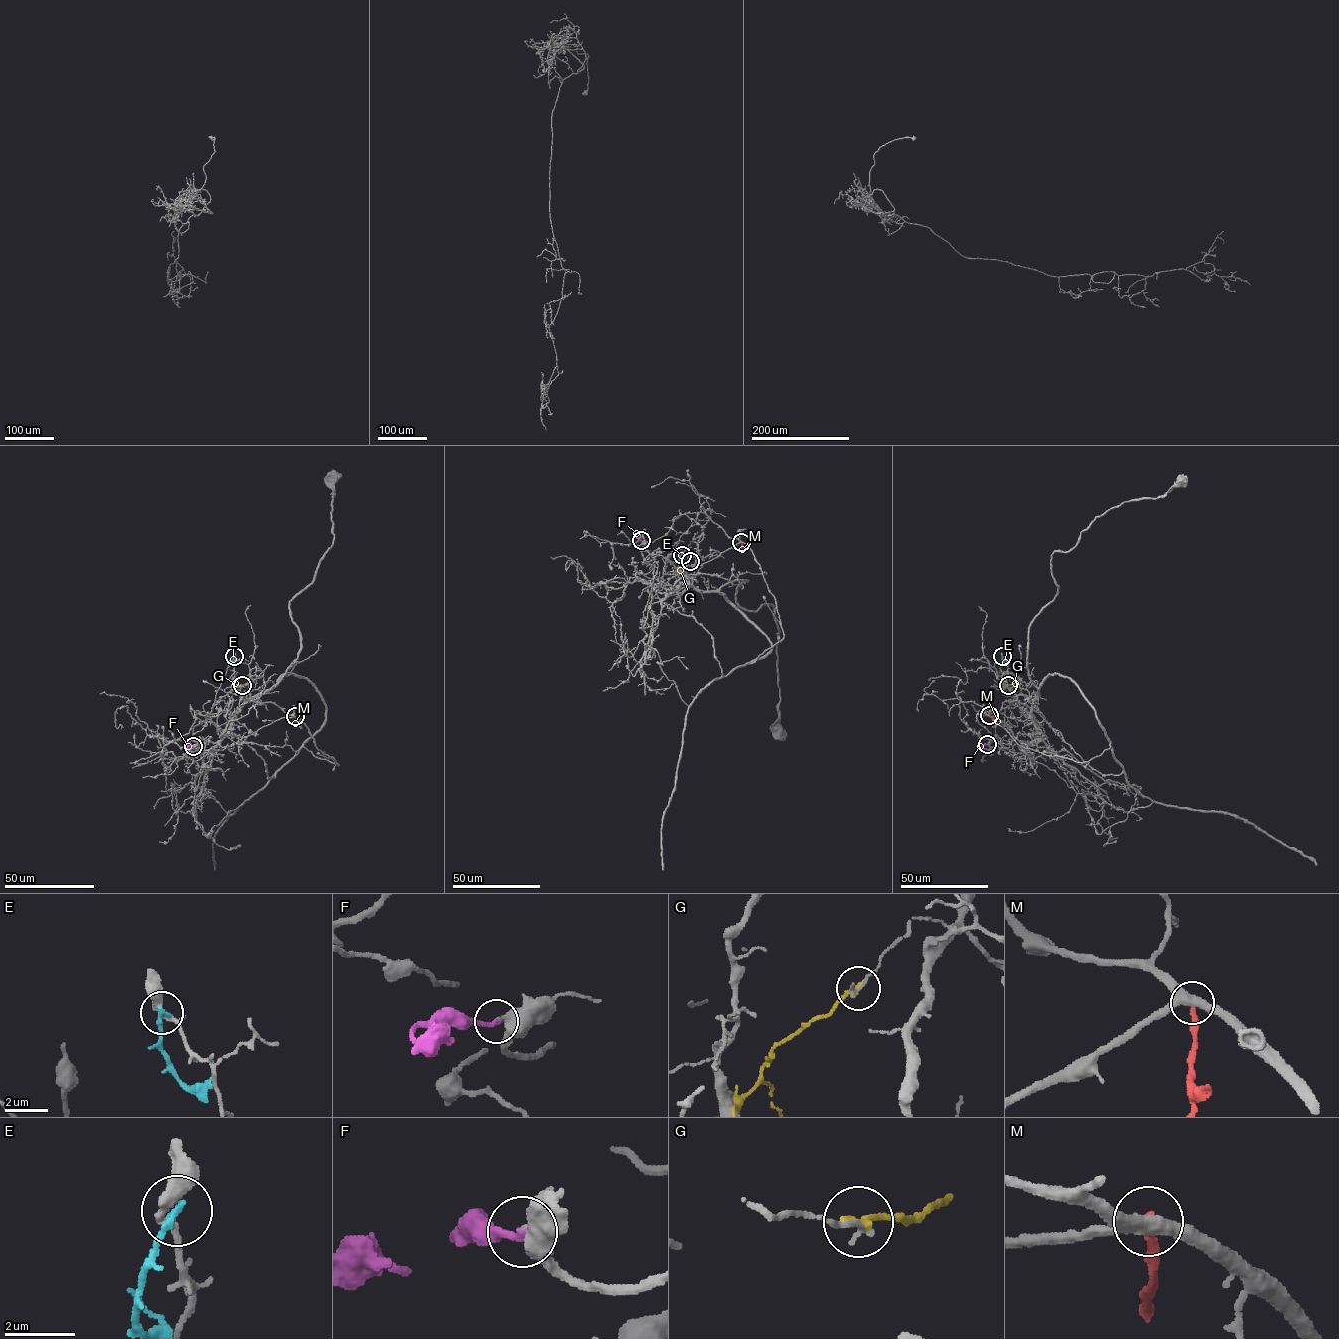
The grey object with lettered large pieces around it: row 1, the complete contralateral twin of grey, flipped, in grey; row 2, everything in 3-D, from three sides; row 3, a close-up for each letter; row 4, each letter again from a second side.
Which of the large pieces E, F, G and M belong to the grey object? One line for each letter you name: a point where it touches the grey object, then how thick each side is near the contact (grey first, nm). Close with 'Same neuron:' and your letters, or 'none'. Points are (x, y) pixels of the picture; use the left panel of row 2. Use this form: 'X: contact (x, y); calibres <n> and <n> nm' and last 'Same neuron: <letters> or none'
F: contact (193, 746); calibres 280 and 240 nm
Same neuron: F

